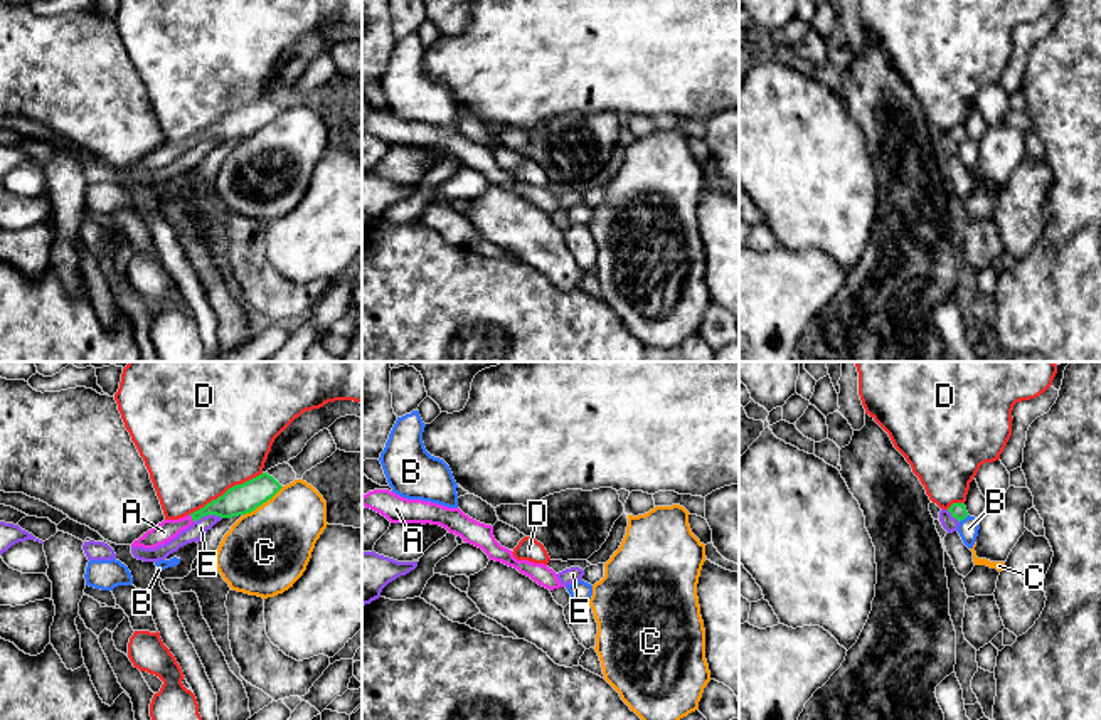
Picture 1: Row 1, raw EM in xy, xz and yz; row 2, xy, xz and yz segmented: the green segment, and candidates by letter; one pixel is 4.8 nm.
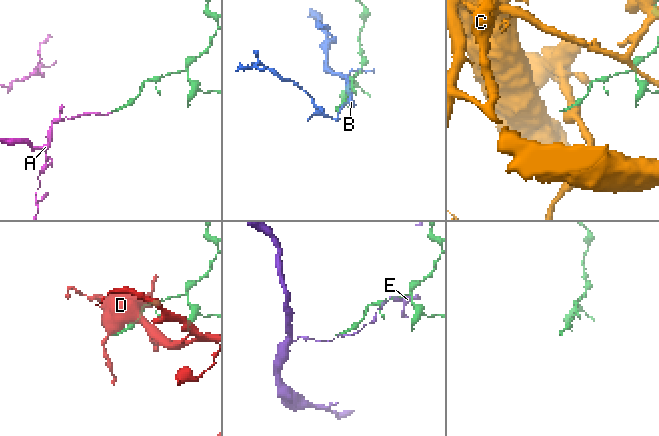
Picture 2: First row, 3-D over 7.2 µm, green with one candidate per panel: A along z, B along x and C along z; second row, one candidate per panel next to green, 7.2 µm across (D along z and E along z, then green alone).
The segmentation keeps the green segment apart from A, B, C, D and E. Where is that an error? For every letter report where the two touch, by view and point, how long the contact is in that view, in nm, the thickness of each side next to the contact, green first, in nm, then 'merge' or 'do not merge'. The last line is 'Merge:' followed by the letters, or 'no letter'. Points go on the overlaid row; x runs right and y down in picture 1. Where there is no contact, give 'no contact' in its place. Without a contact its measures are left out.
A: contact xy (192, 518); length 40 nm; calibres 140 and 100 nm; merge
B: contact yz (963, 518); length 60 nm; calibres 80 and 100 nm; do not merge
C: contact xy (263, 502); length 240 nm; calibres 140 and 400 nm; do not merge
D: contact xy (228, 490); length 400 nm; calibres 140 and 500 nm; do not merge
E: contact xy (207, 513); length 140 nm; calibres 140 and 80 nm; do not merge
Merge: A

